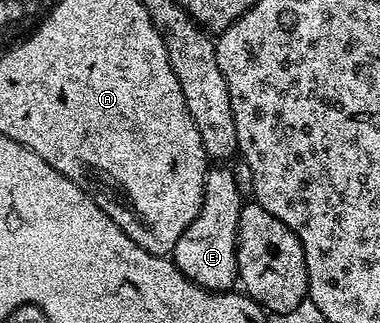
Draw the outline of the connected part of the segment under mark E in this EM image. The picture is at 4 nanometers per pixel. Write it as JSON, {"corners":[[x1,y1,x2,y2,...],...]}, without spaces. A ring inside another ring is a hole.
{"corners":[[215,165,208,170,203,183,201,209,189,229,177,241,173,252,173,261,185,278,192,279,198,287,218,292,232,290,240,278,239,235,245,198,234,173,227,167,230,166]]}

